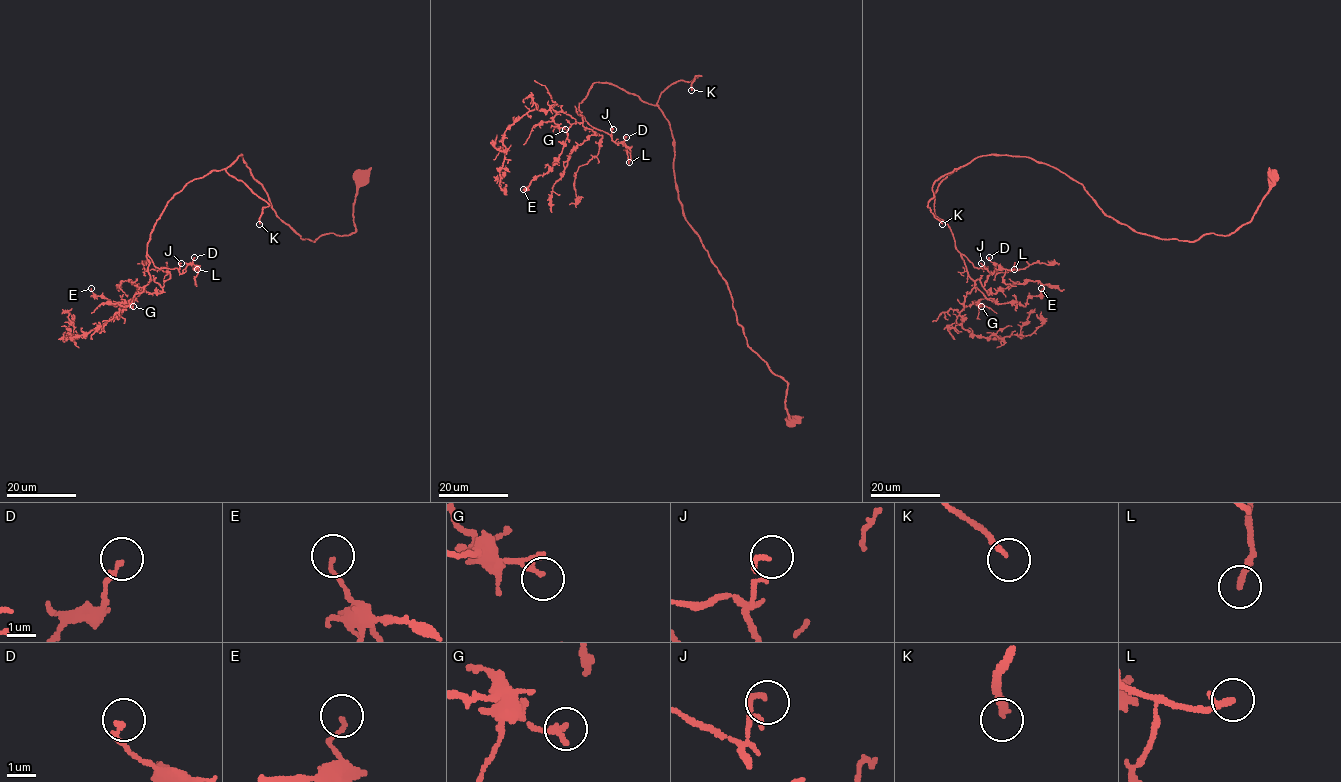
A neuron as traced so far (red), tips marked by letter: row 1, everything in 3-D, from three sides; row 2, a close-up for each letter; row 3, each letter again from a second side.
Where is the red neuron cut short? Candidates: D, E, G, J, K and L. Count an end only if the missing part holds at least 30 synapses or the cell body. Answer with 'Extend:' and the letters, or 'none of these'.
Extend: K, L

